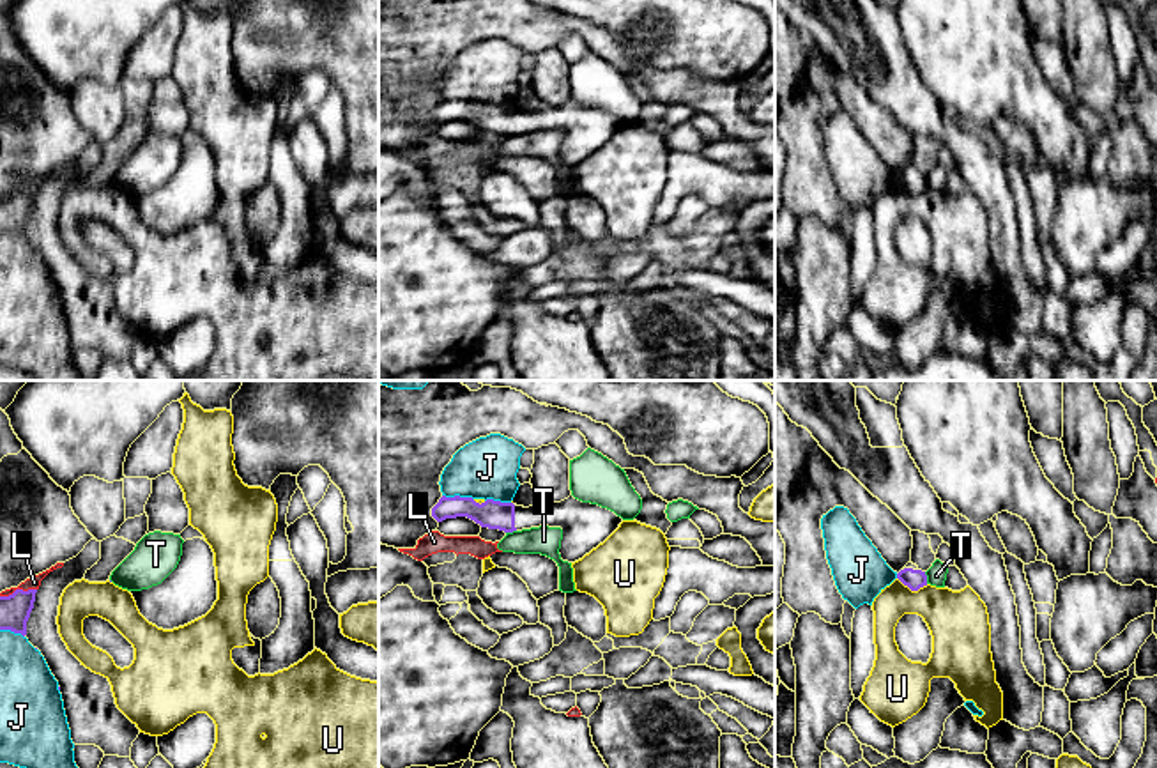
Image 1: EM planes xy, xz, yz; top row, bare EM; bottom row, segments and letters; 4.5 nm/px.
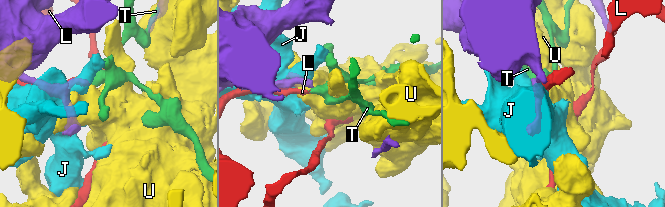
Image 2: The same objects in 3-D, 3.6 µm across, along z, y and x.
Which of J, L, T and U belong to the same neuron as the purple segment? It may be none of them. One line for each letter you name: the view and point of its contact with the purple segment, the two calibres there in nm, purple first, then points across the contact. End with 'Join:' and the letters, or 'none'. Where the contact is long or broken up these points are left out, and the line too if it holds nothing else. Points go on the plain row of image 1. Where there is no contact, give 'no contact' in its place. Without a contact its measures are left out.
Join: none

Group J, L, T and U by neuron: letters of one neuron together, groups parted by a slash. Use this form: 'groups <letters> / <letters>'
groups J / L T / U

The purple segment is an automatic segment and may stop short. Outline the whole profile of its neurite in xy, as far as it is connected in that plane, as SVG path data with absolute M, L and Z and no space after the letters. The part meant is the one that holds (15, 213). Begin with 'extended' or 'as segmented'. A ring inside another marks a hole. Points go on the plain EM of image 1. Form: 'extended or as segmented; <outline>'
as segmented; M16 193L9 200L0 200L0 234L27 239L27 225L34 212L37 193Z

